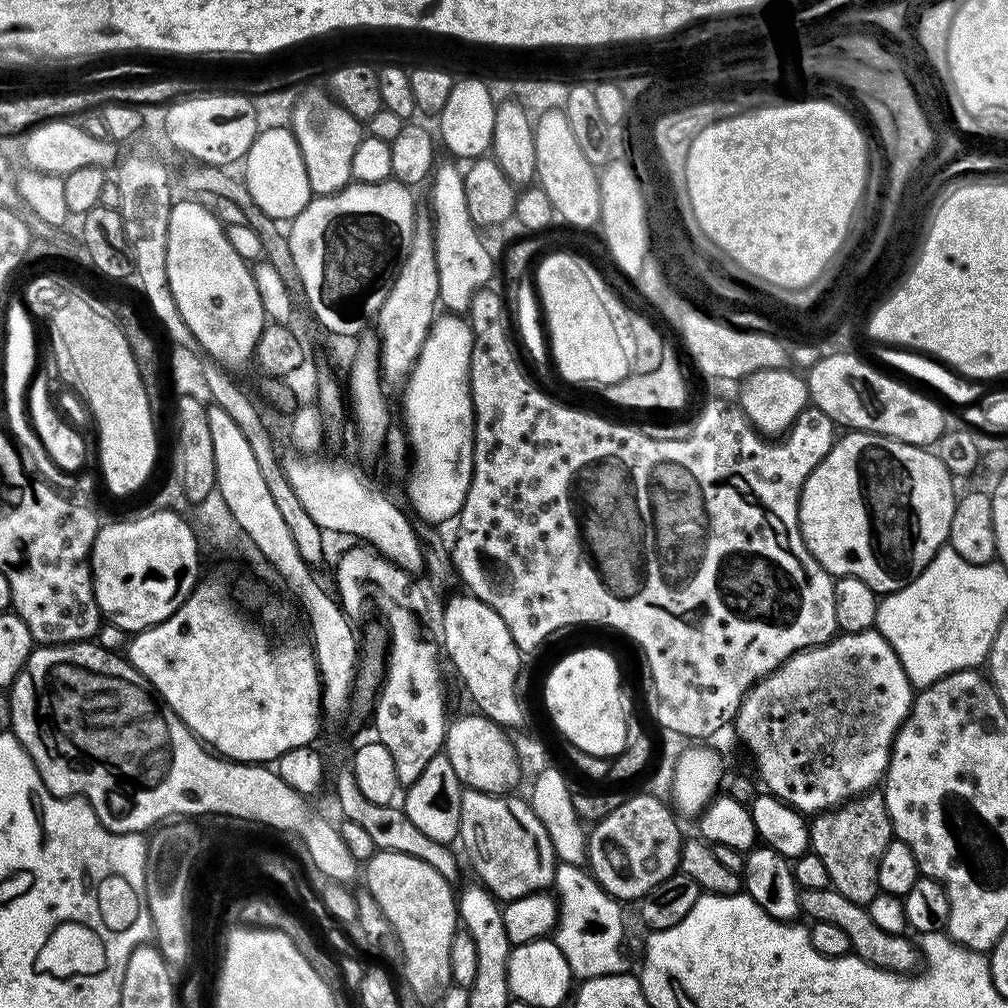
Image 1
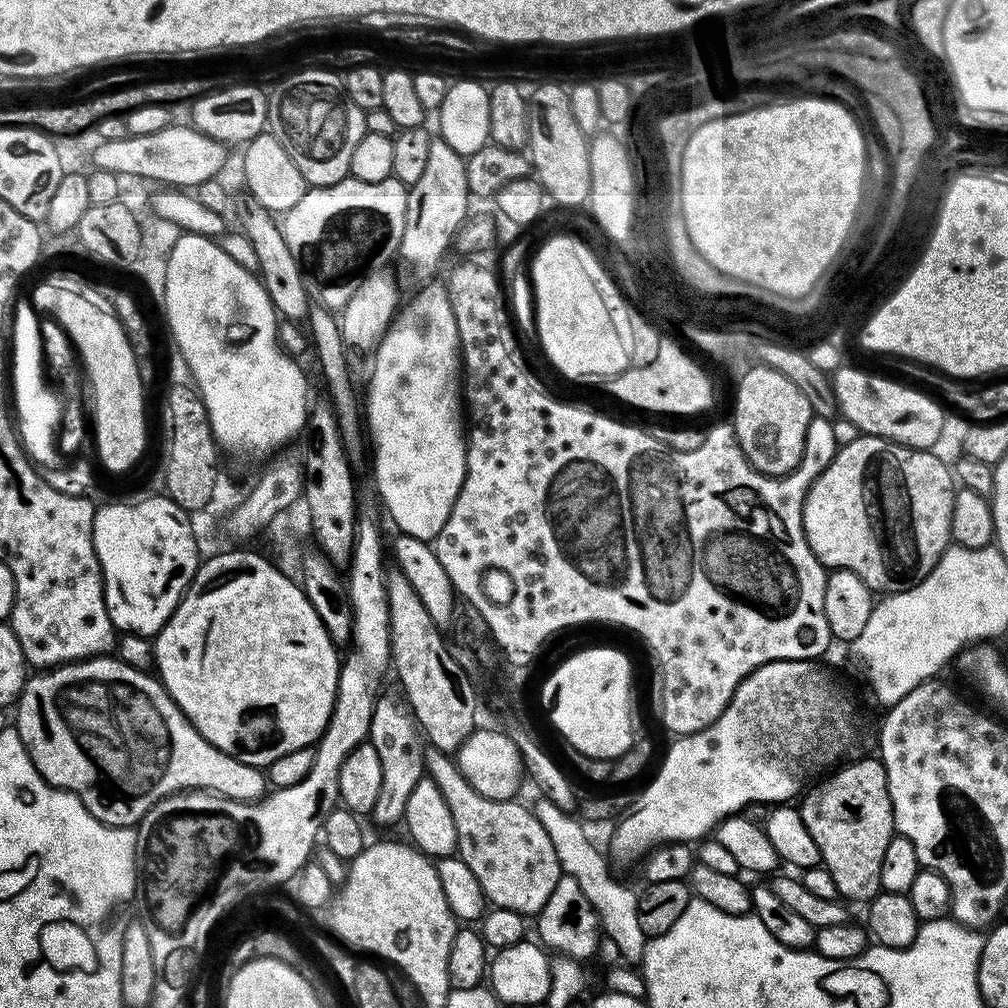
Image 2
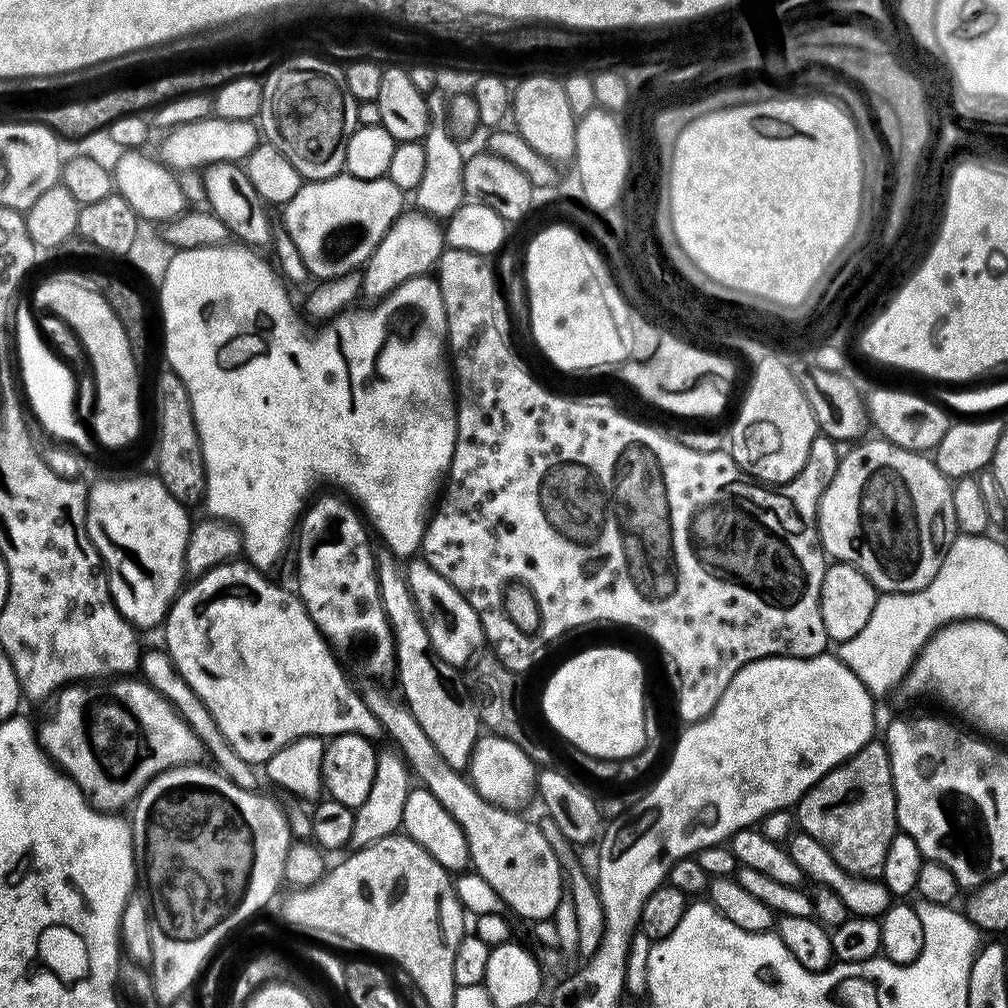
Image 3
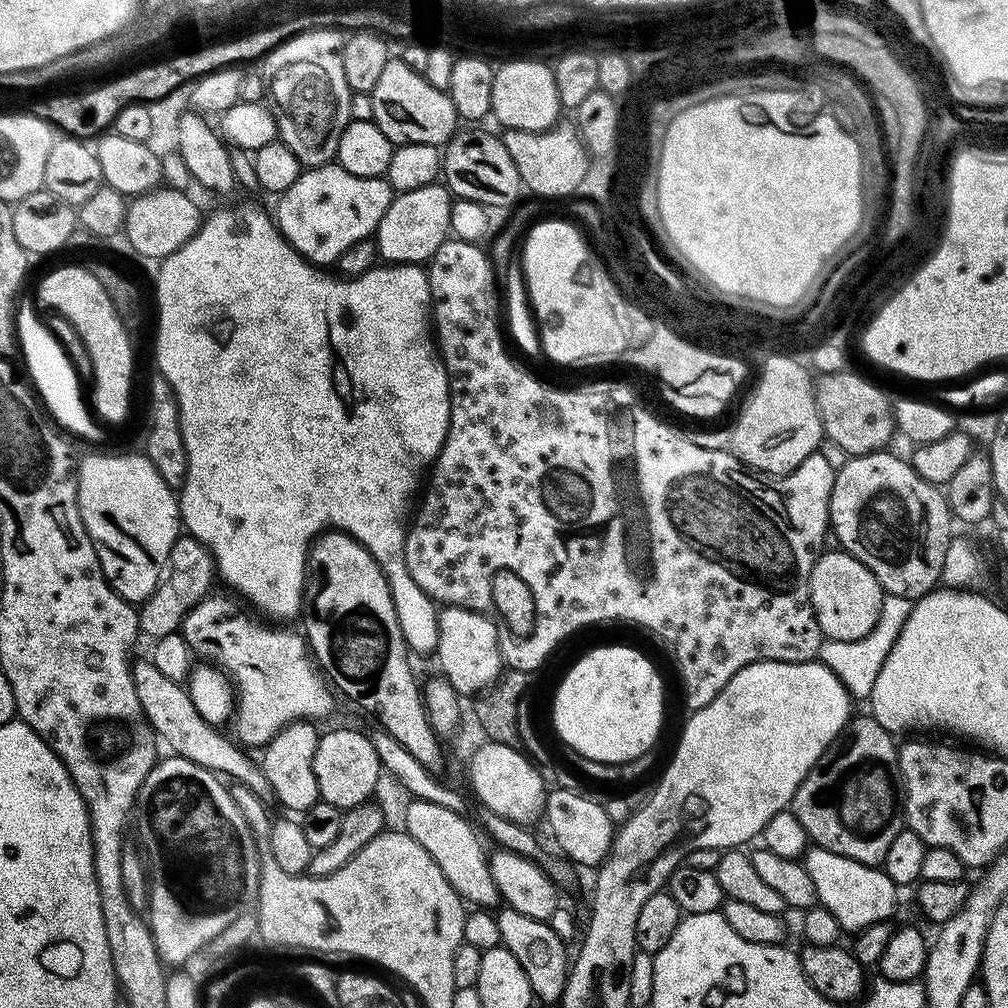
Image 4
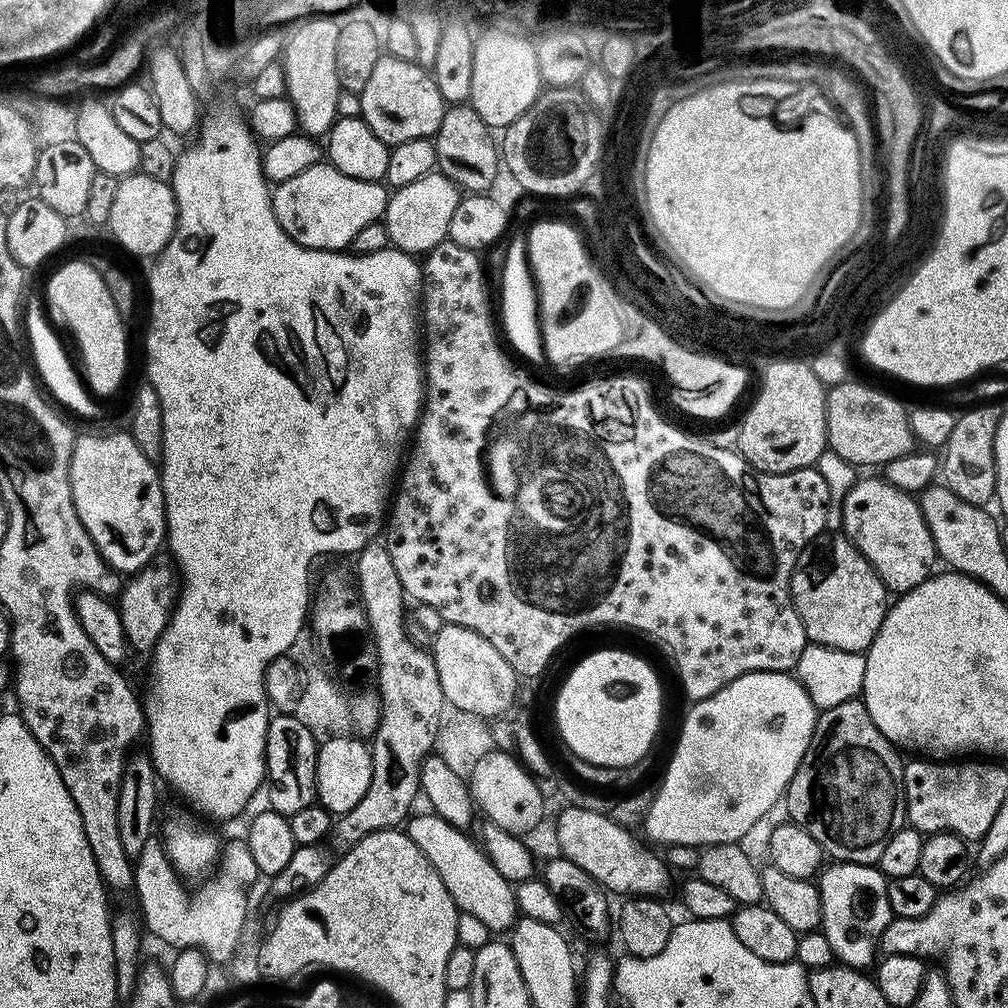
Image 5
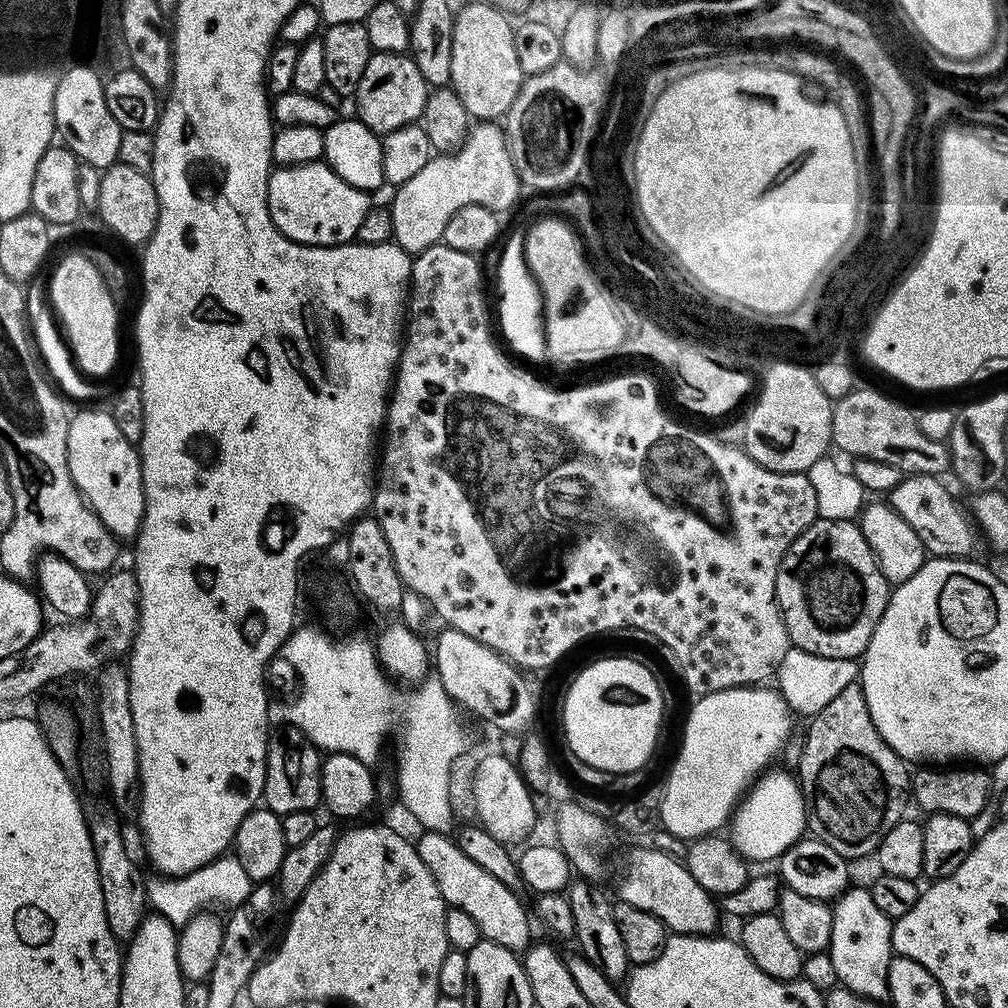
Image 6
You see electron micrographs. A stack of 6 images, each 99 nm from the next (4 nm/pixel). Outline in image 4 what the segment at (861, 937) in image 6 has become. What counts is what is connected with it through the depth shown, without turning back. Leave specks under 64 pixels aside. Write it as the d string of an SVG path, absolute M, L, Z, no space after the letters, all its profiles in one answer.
M819 846L809 847L802 856L802 863L806 874L814 881L819 907L830 910L845 933L859 934L865 928L893 919L898 886L885 874L883 867L854 862L854 858L834 854Z

